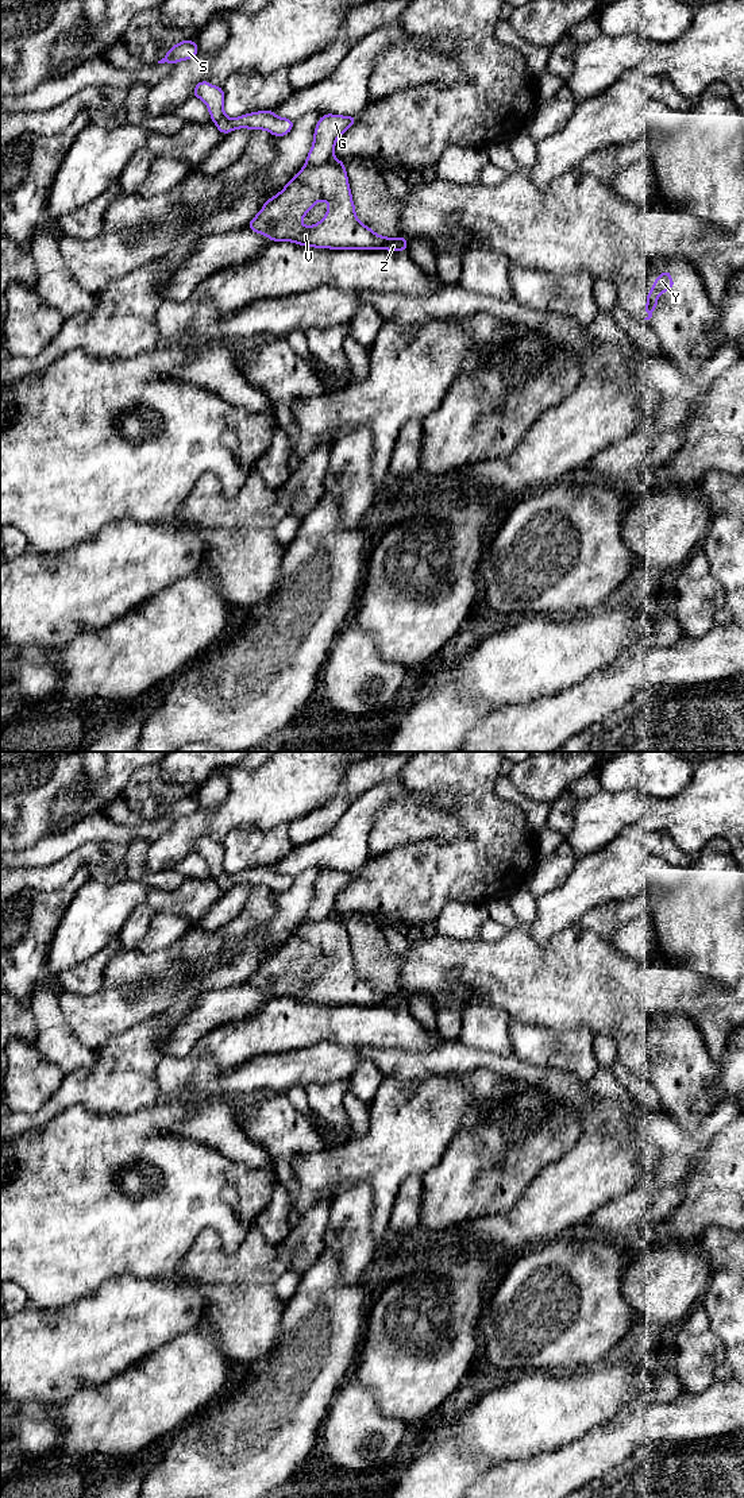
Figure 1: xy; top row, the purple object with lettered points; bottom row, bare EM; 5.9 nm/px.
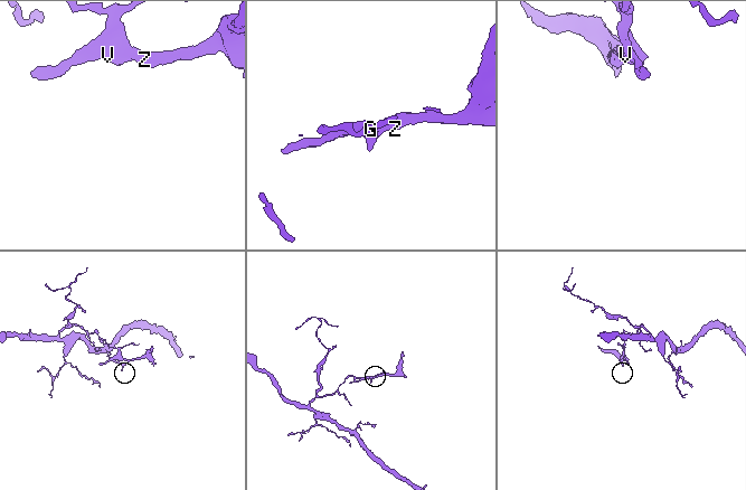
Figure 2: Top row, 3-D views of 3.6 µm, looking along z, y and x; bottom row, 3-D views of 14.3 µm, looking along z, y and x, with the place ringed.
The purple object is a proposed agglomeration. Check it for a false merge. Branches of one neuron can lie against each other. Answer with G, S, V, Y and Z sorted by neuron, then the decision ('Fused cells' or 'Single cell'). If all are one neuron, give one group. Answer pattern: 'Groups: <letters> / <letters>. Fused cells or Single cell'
Groups: G S / V Y Z. Fused cells

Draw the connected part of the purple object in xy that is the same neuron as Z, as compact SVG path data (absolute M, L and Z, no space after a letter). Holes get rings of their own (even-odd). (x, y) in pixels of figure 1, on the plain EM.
M336 914L320 922L304 922L277 951L263 960L247 984L266 991L271 997L286 996L316 1004L404 1007L409 1003L404 992L383 993L358 977L344 918ZM320 955L328 958L327 970L317 980L302 982L301 974Z

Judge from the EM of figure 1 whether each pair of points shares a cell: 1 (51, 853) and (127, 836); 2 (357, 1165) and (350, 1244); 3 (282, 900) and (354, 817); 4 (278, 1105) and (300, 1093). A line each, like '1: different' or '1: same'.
1: same
2: different
3: different
4: different

